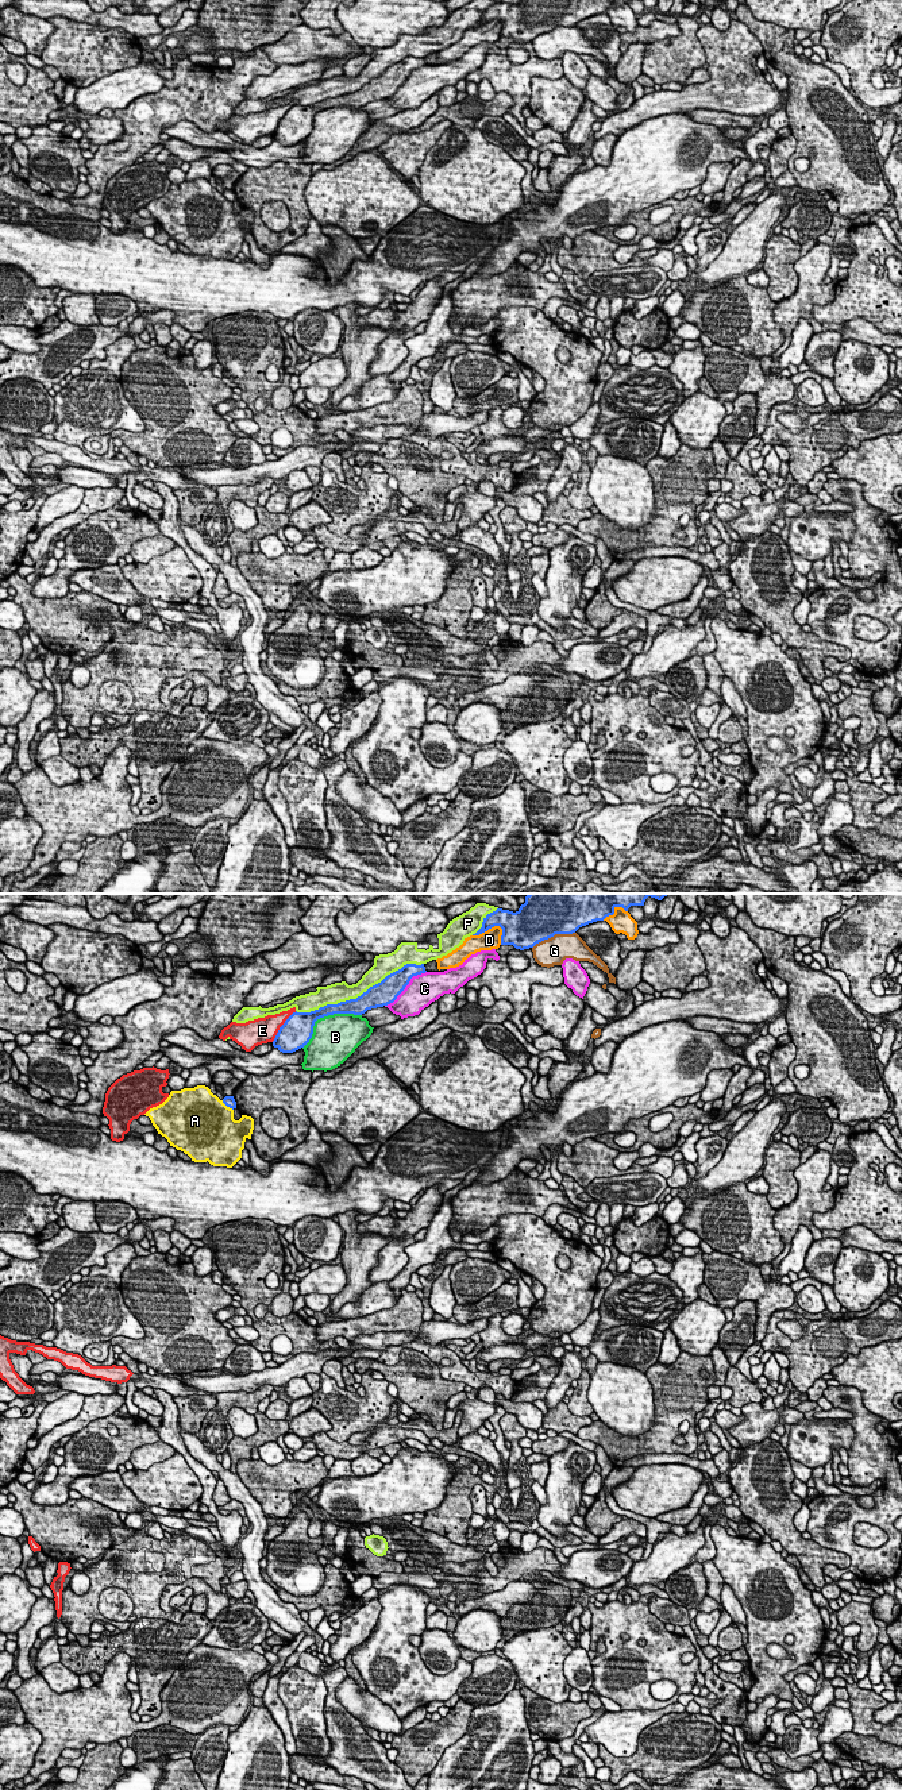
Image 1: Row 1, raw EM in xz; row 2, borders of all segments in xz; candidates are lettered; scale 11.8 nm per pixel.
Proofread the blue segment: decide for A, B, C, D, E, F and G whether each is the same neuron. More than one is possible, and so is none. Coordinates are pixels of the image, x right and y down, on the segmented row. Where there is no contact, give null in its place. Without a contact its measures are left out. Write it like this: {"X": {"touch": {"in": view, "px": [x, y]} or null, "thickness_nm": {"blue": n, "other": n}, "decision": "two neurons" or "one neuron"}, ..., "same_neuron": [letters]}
{"A": {"touch": {"in": "xz", "px": [227, 1106]}, "thickness_nm": {"blue": 130, "other": 500}, "decision": "two neurons"}, "B": {"touch": {"in": "xz", "px": [324, 1015]}, "thickness_nm": {"blue": 220, "other": 460}, "decision": "two neurons"}, "C": {"touch": {"in": "xz", "px": [405, 986]}, "thickness_nm": {"blue": 280, "other": 360}, "decision": "two neurons"}, "D": {"touch": {"in": "xz", "px": [488, 929]}, "thickness_nm": {"blue": 220, "other": 240}, "decision": "two neurons"}, "E": {"touch": {"in": "xz", "px": [281, 1026]}, "thickness_nm": {"blue": 360, "other": 320}, "decision": "two neurons"}, "F": {"touch": {"in": "xz", "px": [361, 995]}, "thickness_nm": {"blue": 280, "other": 220}, "decision": "two neurons"}, "G": {"touch": {"in": "xz", "px": [552, 936]}, "thickness_nm": {"blue": 500, "other": 320}, "decision": "two neurons"}, "same_neuron": []}

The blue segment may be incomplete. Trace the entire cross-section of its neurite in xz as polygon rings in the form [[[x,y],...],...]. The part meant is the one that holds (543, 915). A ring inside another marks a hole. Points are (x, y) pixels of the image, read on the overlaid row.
[[[528,894],[525,903],[513,913],[497,908],[483,918],[482,927],[473,935],[479,935],[494,926],[502,929],[501,945],[513,945],[524,950],[536,944],[554,937],[555,934],[573,934],[579,927],[589,923],[604,921],[614,914],[616,907],[625,911],[631,906],[644,906],[648,896],[662,900],[668,894]]]

